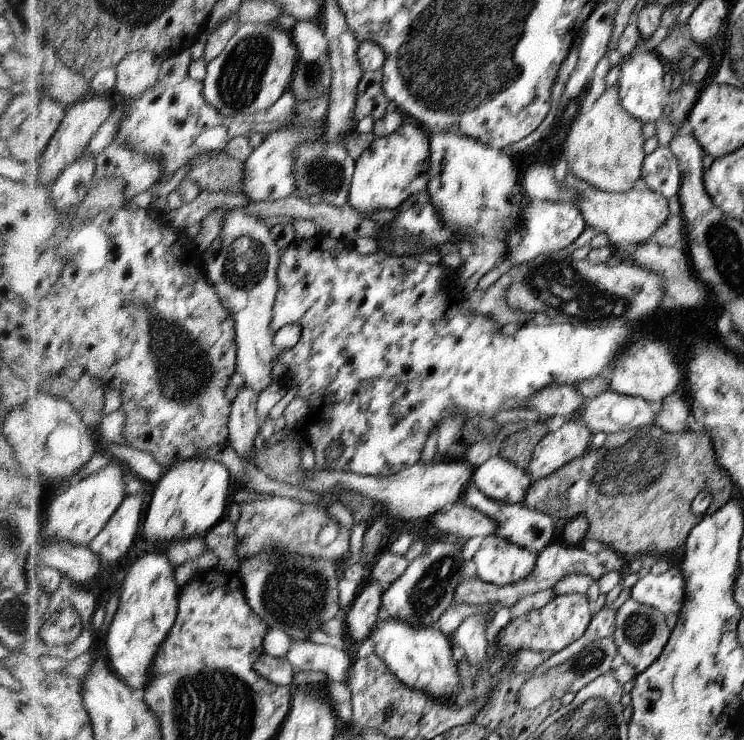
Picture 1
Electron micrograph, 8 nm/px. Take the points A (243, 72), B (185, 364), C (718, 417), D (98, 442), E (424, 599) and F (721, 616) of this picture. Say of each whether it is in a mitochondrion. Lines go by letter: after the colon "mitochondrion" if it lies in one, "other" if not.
A: mitochondrion
B: mitochondrion
C: other
D: other
E: mitochondrion
F: other

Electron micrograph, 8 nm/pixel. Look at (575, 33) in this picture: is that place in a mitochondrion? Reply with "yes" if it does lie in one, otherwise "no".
no

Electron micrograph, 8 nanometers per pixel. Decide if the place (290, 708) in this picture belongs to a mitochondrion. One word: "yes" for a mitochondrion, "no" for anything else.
no

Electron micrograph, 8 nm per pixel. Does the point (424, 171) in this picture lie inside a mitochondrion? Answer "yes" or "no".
no

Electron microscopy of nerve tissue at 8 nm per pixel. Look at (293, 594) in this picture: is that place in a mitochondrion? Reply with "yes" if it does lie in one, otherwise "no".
yes

